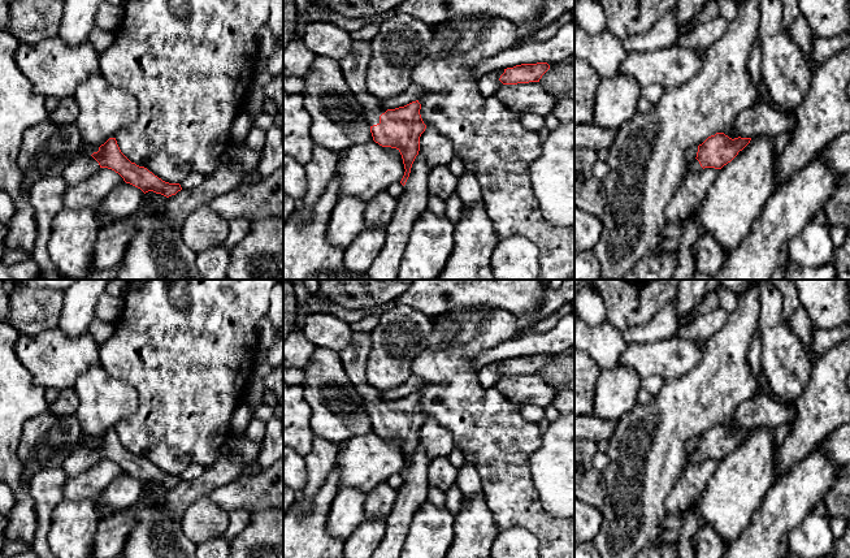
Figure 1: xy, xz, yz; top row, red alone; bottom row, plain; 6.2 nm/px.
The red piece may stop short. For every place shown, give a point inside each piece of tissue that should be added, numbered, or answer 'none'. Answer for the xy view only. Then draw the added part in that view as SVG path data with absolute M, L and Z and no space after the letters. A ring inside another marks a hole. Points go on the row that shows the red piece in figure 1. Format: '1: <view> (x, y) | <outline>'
1: xy (83, 165) | M79 152L62 172L62 178L68 186L78 185L96 173L100 168L99 163L86 152Z

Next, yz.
1: yz (694, 167) | M697 159L694 161L691 161L690 164L688 164L688 172L698 173L702 169L703 168L701 166L701 164L699 164L699 161Z

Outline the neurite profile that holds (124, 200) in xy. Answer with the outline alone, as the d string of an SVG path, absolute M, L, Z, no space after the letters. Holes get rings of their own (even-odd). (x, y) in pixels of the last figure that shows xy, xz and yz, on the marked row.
M130 185L116 186L99 204L97 213L113 221L125 220L133 216L140 207L144 193Z

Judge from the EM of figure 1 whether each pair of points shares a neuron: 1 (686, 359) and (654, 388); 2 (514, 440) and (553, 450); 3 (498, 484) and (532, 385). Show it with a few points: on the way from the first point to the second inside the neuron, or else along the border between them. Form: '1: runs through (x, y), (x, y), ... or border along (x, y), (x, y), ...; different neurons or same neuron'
1: border along (642, 379), (662, 377), (664, 380); different neurons
2: border along (542, 432), (542, 442), (530, 457), (530, 476); different neurons
3: border along (495, 385), (506, 398), (519, 405); different neurons

